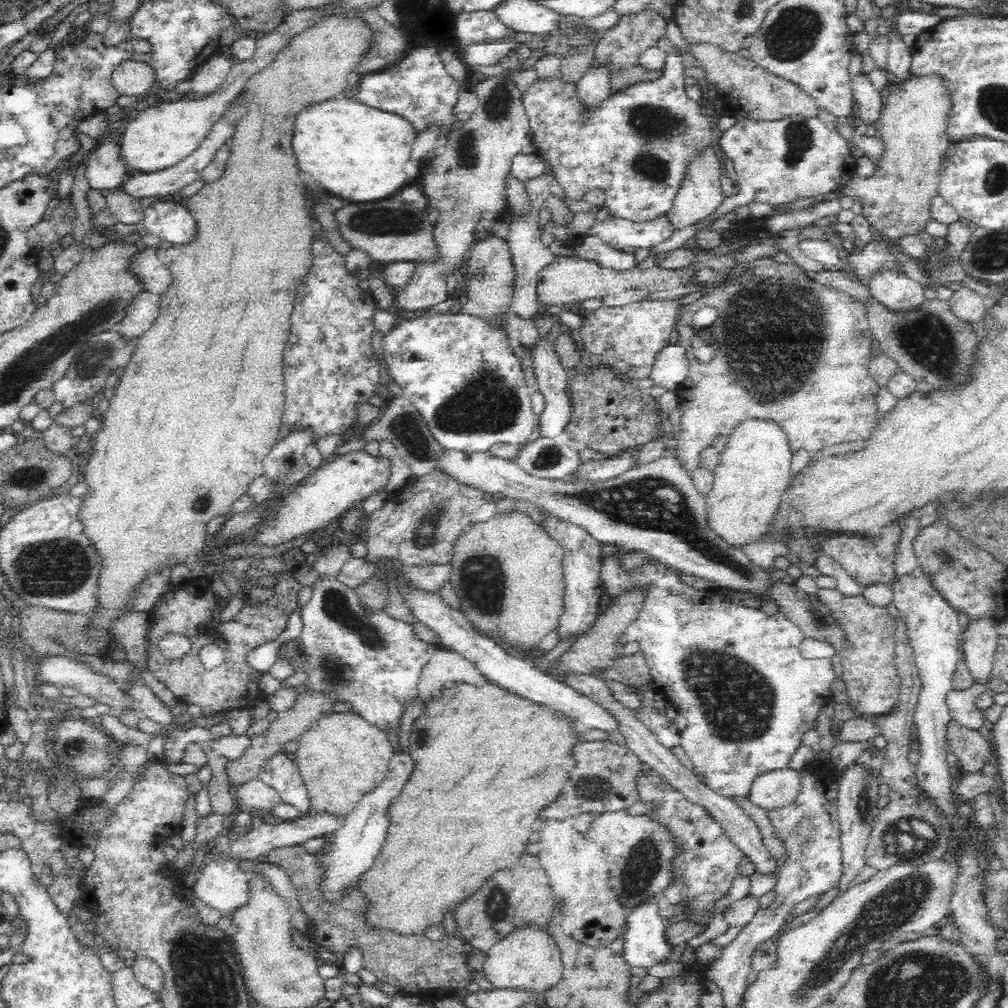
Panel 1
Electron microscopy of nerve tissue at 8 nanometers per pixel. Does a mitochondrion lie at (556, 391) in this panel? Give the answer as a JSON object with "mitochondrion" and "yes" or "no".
{"mitochondrion":"no"}

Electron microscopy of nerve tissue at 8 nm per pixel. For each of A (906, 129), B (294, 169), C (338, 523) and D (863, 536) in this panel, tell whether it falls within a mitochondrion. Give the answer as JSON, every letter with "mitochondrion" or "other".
{"A":"other","B":"other","C":"other","D":"other"}

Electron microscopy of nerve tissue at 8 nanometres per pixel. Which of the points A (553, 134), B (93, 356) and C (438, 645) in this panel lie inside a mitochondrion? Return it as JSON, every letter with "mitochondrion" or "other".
{"A":"other","B":"mitochondrion","C":"other"}

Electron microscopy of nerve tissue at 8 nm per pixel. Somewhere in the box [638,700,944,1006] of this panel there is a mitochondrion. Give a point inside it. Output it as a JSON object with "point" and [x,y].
{"point":[894,906]}

